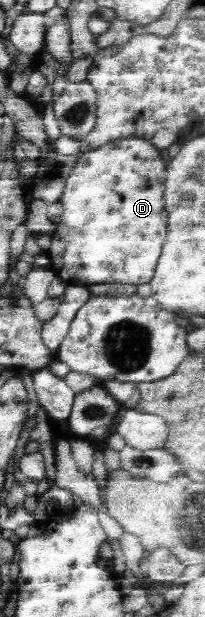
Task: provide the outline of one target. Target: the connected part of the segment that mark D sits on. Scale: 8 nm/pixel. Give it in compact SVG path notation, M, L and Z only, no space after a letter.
M129 137L127 139L119 139L97 148L95 151L88 151L80 154L75 167L66 182L60 203L63 204L64 213L61 224L52 233L52 245L48 252L50 267L63 281L69 286L91 286L95 283L130 283L131 285L139 285L150 283L154 276L156 266L161 255L166 236L168 218L164 209L163 195L166 181L166 164L163 162L158 149L144 139Z

